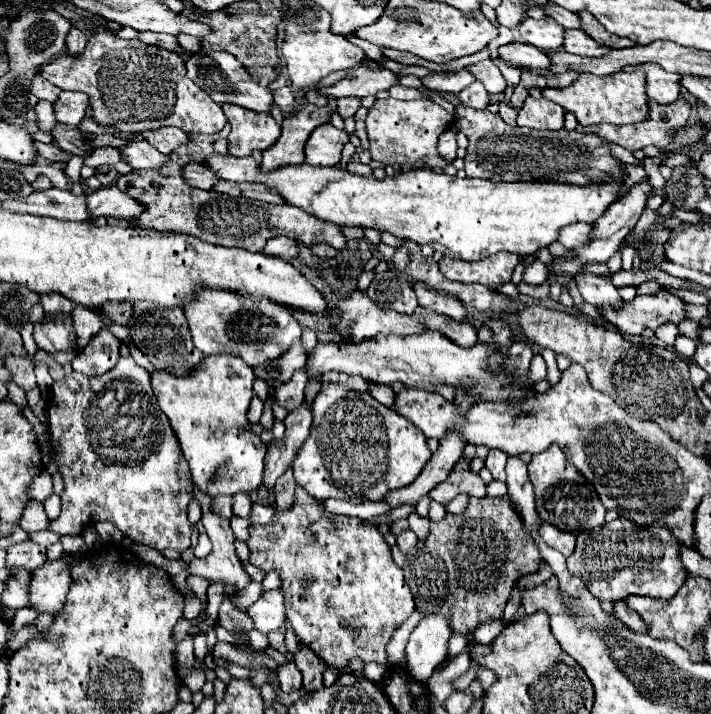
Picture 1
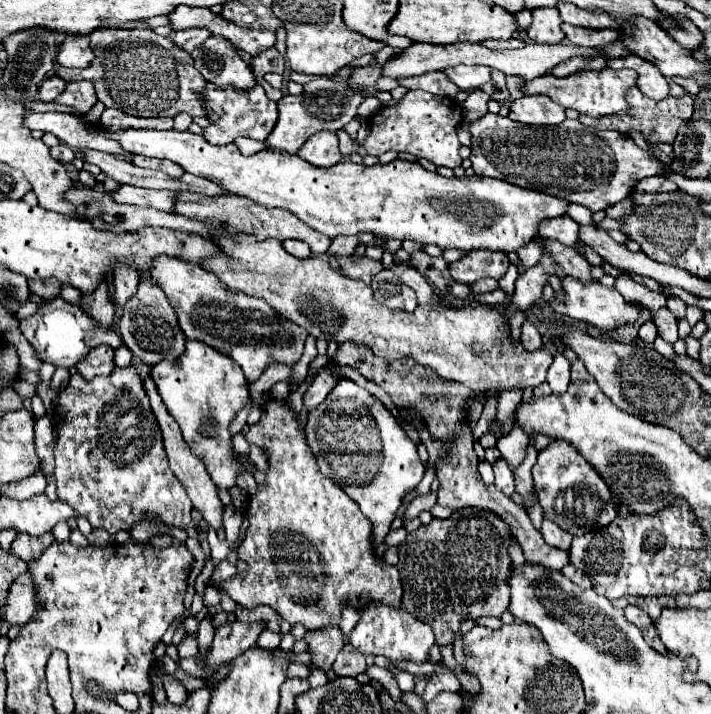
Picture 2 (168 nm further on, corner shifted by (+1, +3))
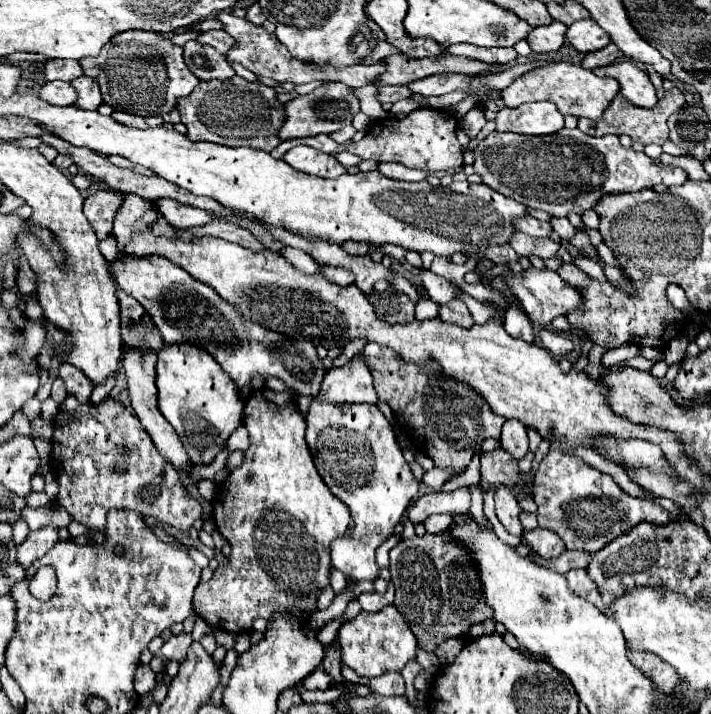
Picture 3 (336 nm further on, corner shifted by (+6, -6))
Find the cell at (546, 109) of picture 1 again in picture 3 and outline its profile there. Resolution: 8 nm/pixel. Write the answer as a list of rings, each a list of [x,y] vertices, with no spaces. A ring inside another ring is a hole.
[[[550,102],[520,104],[518,108],[500,108],[496,116],[498,132],[516,134],[554,134],[564,128],[564,116]]]

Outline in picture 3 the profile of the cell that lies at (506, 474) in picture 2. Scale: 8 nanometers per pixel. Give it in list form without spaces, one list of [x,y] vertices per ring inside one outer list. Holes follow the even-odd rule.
[[[498,486],[496,488],[498,492],[494,492],[494,502],[496,502],[496,516],[498,520],[504,524],[504,528],[514,534],[514,536],[520,536],[522,534],[522,526],[520,526],[520,520],[518,520],[518,514],[520,514],[520,506],[512,494],[512,490],[508,486]]]

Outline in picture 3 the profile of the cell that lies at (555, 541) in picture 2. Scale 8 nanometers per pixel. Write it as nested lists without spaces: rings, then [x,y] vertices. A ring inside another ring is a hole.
[[[534,528],[530,532],[524,532],[524,538],[534,548],[534,552],[538,552],[542,558],[556,558],[566,550],[564,542],[552,530]]]

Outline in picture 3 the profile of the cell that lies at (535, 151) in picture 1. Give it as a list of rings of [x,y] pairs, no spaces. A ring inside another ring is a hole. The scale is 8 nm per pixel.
[[[562,128],[546,136],[492,132],[474,148],[474,172],[486,186],[528,208],[544,210],[550,216],[568,216],[570,212],[582,214],[592,210],[608,194],[640,192],[654,184],[680,186],[688,180],[682,168],[664,166],[644,152],[622,148],[614,134],[596,138],[578,128]]]

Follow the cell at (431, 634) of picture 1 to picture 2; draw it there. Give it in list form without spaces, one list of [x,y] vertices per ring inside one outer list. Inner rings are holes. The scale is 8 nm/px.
[[[369,605],[361,613],[359,623],[351,631],[351,645],[363,653],[365,657],[375,657],[383,655],[391,661],[415,661],[415,663],[425,663],[429,657],[429,649],[435,643],[435,635],[431,625],[417,621],[411,613],[407,613],[403,607],[387,607],[387,605]]]

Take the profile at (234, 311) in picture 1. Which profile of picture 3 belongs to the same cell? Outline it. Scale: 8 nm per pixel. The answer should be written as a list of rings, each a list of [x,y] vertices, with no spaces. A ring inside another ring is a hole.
[[[130,256],[124,260],[116,260],[114,276],[120,288],[134,296],[154,318],[154,324],[158,326],[158,330],[162,330],[162,338],[166,344],[186,342],[192,346],[202,346],[236,382],[244,398],[248,398],[252,392],[254,376],[276,376],[298,394],[318,394],[324,368],[320,364],[320,358],[316,356],[316,348],[312,342],[294,340],[252,322],[220,294],[216,294],[212,286],[194,280],[186,270],[174,266],[162,256]]]

